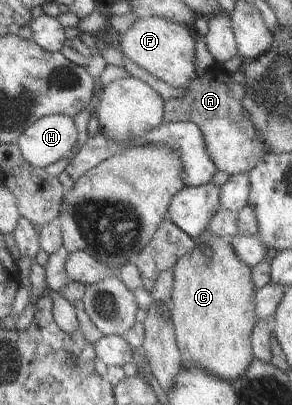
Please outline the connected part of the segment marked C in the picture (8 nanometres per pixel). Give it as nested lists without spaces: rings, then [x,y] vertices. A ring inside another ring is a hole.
[[[205,231],[199,233],[199,243],[191,249],[191,253],[183,255],[175,261],[170,268],[172,273],[173,289],[171,289],[171,309],[169,309],[169,321],[173,329],[173,339],[179,351],[181,369],[183,367],[201,367],[213,377],[233,381],[241,377],[245,367],[252,361],[250,351],[250,333],[254,327],[255,315],[253,315],[253,295],[255,287],[249,279],[249,267],[243,265],[235,255],[233,249],[227,245],[227,241],[209,235]]]

